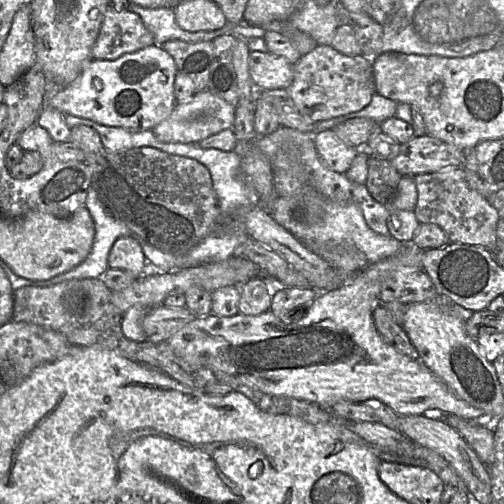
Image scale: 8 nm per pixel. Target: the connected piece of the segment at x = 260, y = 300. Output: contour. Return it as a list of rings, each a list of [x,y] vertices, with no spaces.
[[[258,276],[240,285],[239,314],[256,316],[270,310],[276,282]]]

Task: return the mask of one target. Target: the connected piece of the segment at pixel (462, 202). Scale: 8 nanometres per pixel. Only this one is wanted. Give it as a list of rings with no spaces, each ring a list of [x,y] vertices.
[[[460,166],[413,176],[418,200],[414,209],[421,224],[436,224],[442,228],[451,243],[481,245],[495,253],[500,244],[497,224],[501,219],[498,210],[487,197],[473,189],[466,179],[466,170]]]

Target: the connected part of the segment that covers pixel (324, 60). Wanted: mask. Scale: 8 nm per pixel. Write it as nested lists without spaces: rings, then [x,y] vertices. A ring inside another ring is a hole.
[[[316,45],[293,64],[293,80],[286,90],[298,111],[313,122],[356,112],[377,93],[372,62],[363,55],[342,54],[331,45]]]

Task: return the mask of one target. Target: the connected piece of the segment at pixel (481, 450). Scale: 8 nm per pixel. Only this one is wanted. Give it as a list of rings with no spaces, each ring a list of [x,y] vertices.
[[[446,414],[445,420],[455,429],[488,468],[495,461],[495,441],[493,428],[478,425],[453,414]]]

